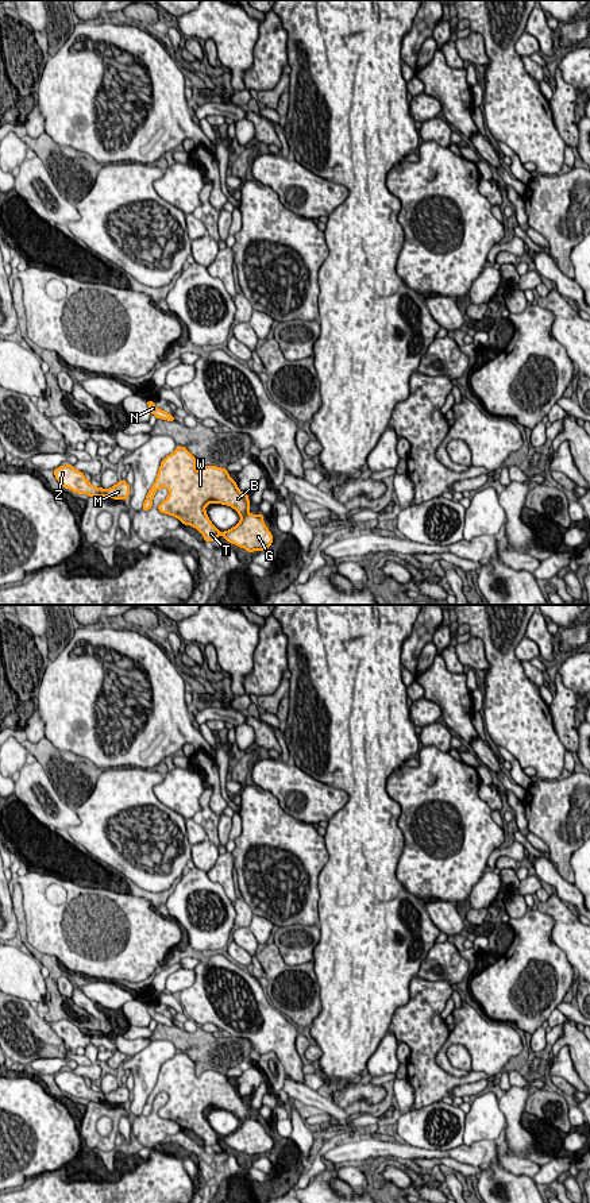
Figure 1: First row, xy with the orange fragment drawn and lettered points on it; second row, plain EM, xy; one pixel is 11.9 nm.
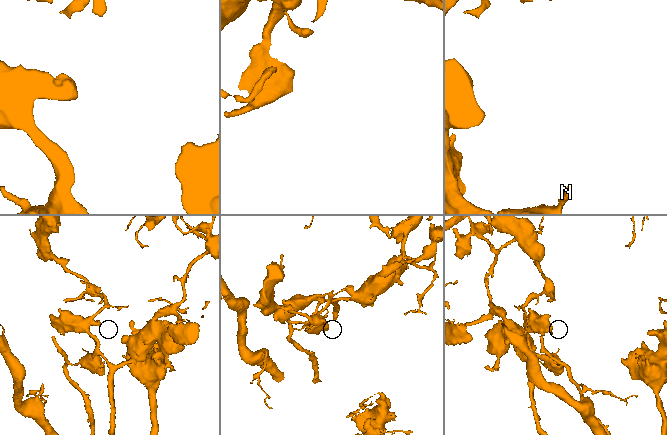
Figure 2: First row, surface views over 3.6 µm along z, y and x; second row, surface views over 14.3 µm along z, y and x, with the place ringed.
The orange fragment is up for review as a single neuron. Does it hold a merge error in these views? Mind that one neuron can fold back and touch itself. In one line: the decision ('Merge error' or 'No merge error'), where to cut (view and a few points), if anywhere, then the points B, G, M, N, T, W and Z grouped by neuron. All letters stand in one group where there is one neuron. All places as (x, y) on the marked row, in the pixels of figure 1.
Merge error. Split along xy (104, 490), (105, 494). Groups: B G M N T W / Z

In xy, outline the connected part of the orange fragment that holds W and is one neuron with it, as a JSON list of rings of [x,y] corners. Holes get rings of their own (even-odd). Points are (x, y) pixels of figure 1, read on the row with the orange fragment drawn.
[[[178,446],[161,462],[142,510],[151,509],[154,494],[161,487],[166,487],[169,496],[158,505],[159,512],[194,527],[205,541],[213,541],[221,535],[227,543],[248,552],[267,550],[273,543],[274,537],[265,525],[263,516],[248,512],[248,494],[239,490],[230,473],[217,466],[205,466],[197,471],[196,458],[185,447]],[[212,502],[234,508],[240,521],[225,532],[219,531],[205,512],[205,506]]]

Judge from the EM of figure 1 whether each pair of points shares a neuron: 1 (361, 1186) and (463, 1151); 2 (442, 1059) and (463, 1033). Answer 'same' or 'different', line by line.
1: different
2: same

